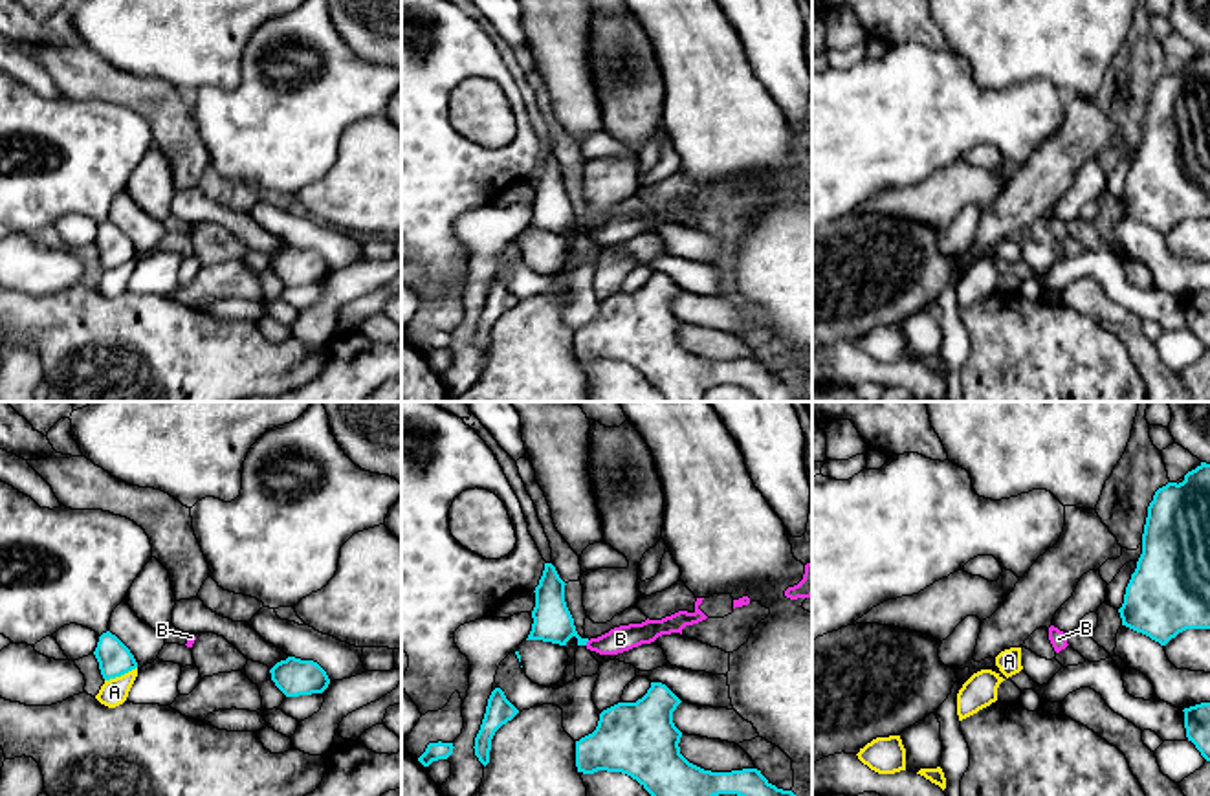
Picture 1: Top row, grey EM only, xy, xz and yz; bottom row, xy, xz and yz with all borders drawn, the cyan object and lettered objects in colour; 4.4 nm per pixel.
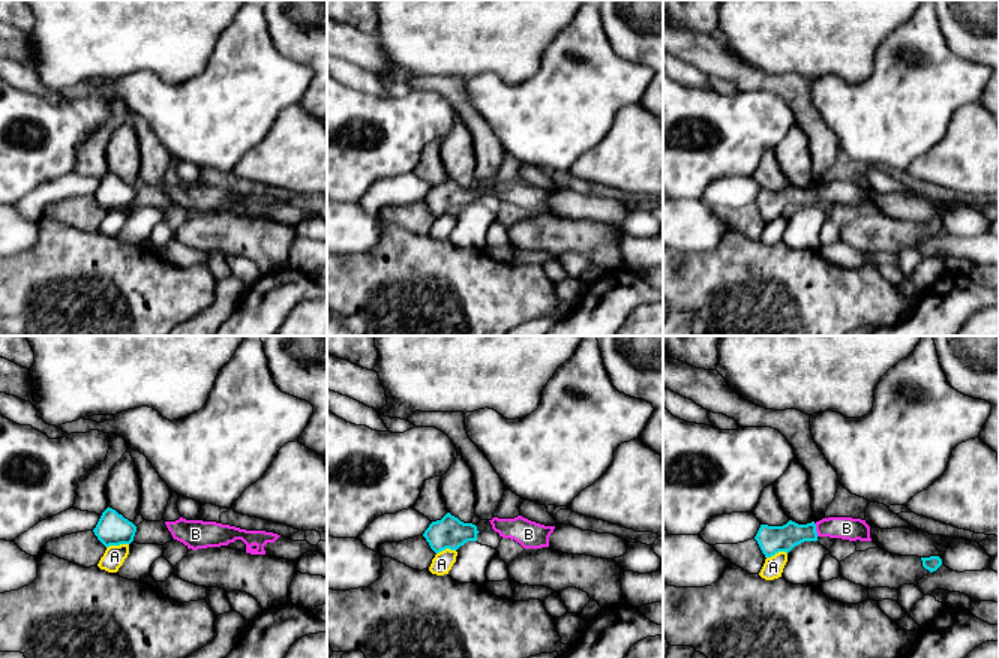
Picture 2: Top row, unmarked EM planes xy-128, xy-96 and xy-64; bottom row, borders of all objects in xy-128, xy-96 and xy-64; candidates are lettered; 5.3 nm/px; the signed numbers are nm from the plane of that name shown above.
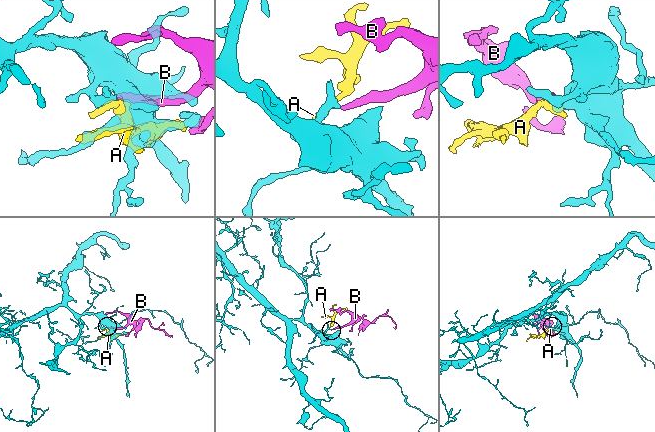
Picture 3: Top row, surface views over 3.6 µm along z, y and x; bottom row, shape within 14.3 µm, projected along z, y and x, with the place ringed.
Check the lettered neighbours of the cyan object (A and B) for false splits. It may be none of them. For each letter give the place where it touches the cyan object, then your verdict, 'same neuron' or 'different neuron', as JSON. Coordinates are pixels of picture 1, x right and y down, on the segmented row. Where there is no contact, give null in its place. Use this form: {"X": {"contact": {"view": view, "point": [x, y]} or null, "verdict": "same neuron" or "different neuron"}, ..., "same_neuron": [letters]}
{"A": {"contact": {"view": "xy", "point": [120, 675]}, "verdict": "different neuron"}, "B": {"contact": {"view": "xz", "point": [587, 641]}, "verdict": "same neuron"}, "same_neuron": ["B"]}

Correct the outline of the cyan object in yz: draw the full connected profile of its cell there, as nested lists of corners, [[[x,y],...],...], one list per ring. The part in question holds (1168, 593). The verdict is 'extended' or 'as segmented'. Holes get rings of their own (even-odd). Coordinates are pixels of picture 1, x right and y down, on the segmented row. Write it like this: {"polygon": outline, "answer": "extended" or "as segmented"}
{"polygon": [[[1201,462],[1182,482],[1159,488],[1148,506],[1142,554],[1118,609],[1122,625],[1166,646],[1186,629],[1210,629],[1210,464]]], "answer": "as segmented"}

